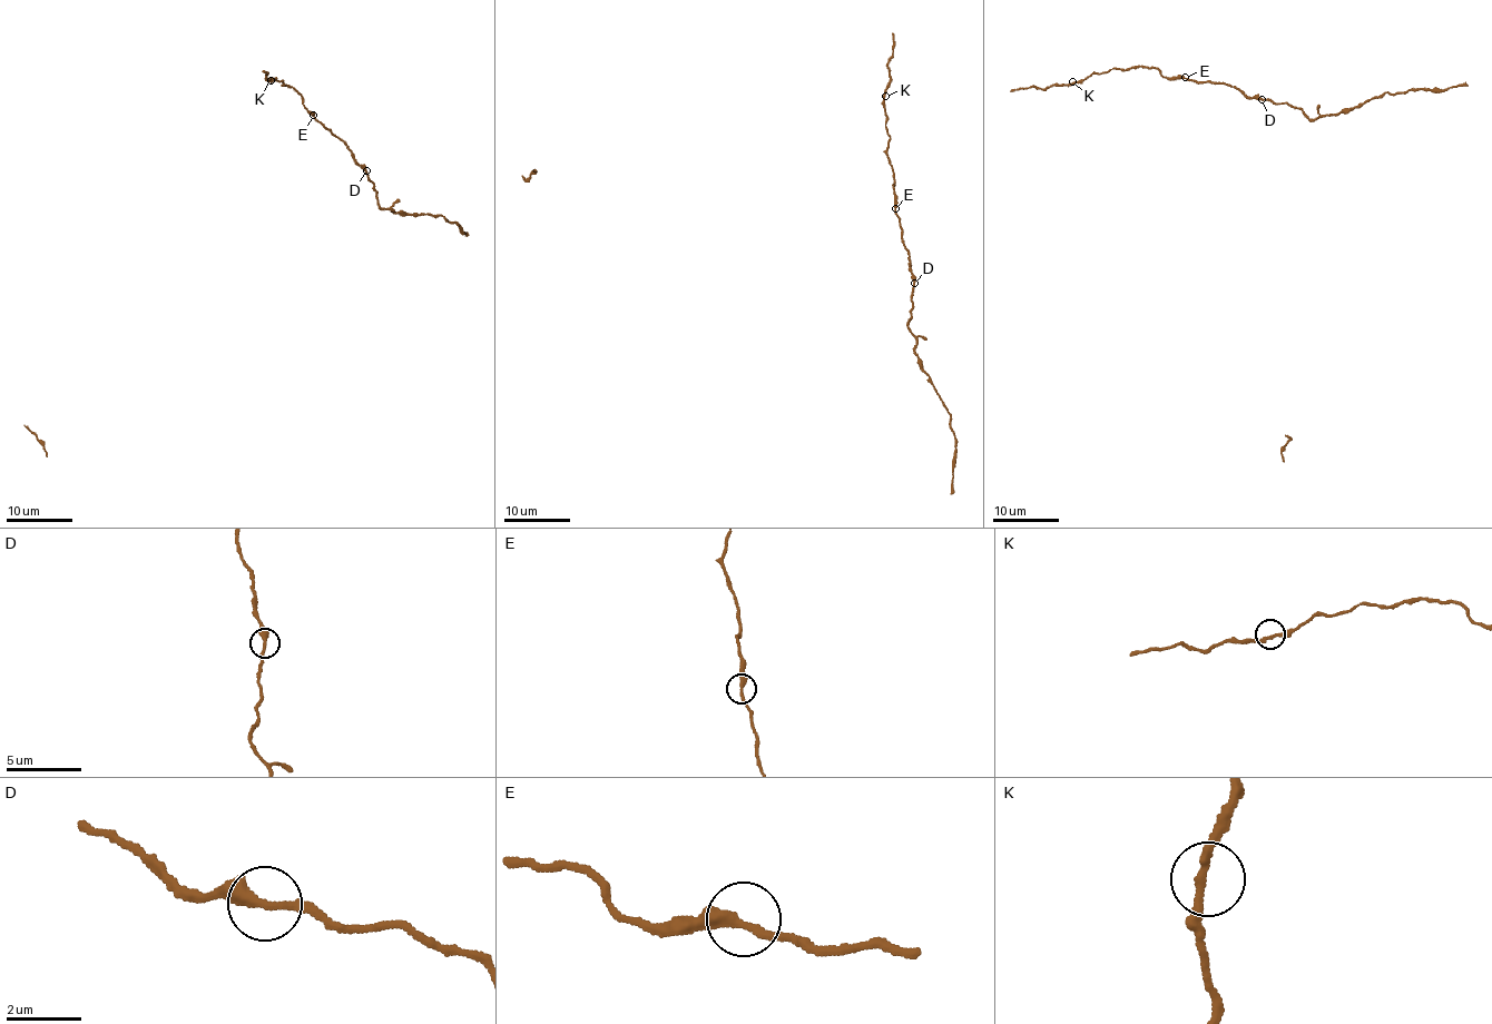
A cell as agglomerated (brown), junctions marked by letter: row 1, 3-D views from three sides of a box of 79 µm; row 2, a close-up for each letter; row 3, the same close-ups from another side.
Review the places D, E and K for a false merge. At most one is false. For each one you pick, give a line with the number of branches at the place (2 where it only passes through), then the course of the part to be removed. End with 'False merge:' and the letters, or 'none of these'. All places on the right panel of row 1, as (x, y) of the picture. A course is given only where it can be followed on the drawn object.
D: branches 2; course (1262, 99), (1288, 104), (1313, 119), (1350, 110), (1390, 92), (1446, 89), (1466, 85)
False merge: D

